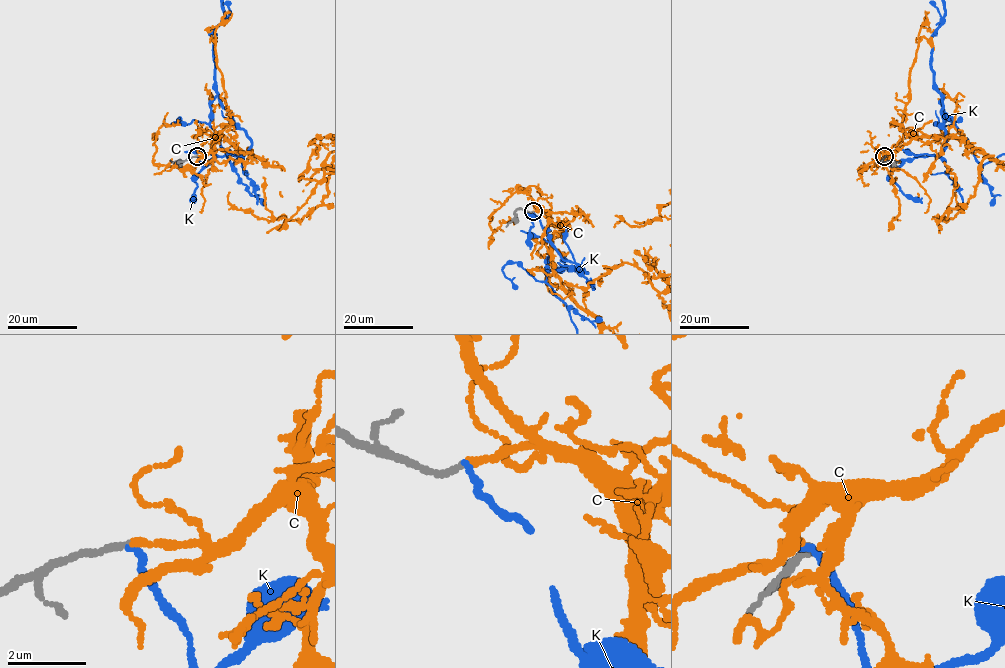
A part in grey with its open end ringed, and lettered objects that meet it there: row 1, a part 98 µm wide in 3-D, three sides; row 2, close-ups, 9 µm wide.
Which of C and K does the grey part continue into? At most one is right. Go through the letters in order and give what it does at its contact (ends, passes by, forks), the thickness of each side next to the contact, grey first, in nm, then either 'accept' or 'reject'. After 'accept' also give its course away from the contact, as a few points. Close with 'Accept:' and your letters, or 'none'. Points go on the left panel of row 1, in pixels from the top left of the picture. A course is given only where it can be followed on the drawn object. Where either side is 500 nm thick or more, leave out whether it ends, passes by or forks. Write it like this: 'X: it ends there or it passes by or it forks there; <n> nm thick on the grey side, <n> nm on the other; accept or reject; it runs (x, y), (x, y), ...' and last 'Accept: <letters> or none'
C: it ends there; 150 nm thick on the grey side, 200 nm on the other; accept
K: it ends there; 160 nm thick on the grey side, 170 nm on the other; reject
Accept: C

